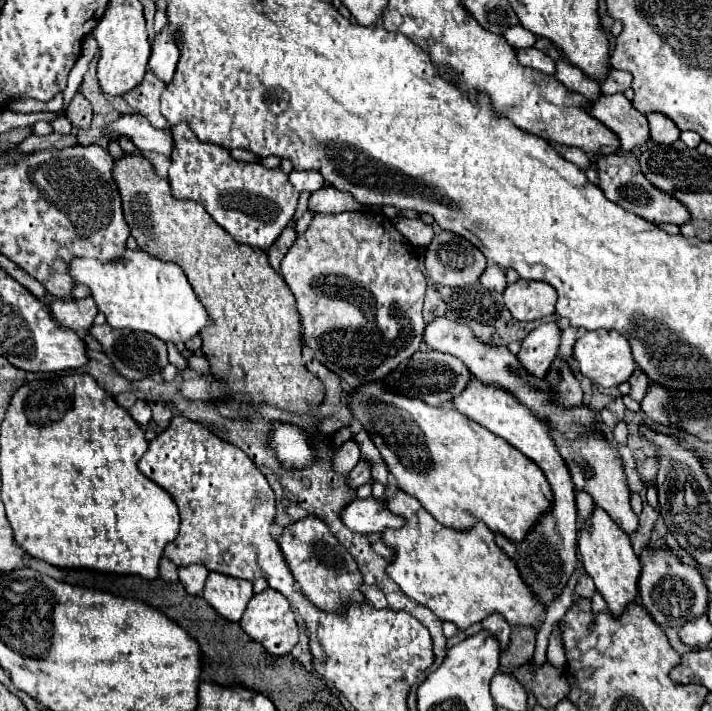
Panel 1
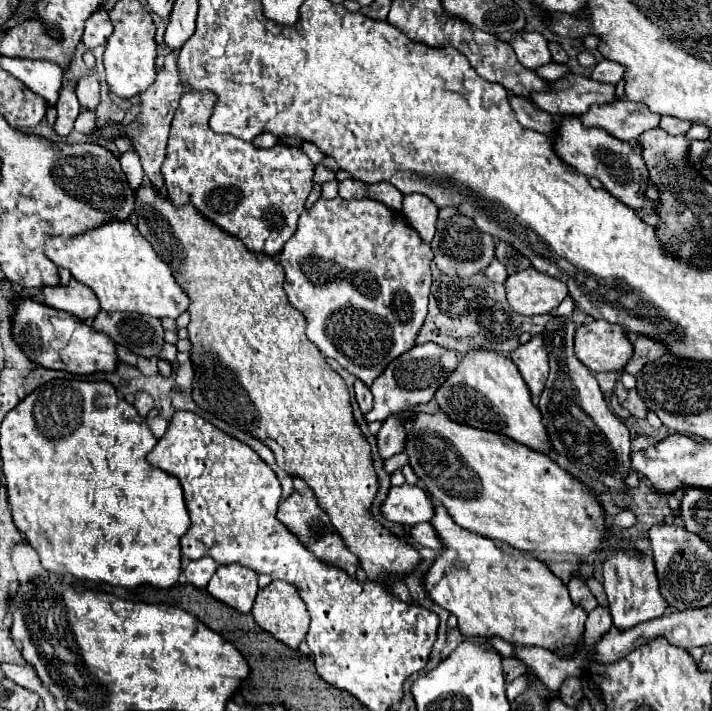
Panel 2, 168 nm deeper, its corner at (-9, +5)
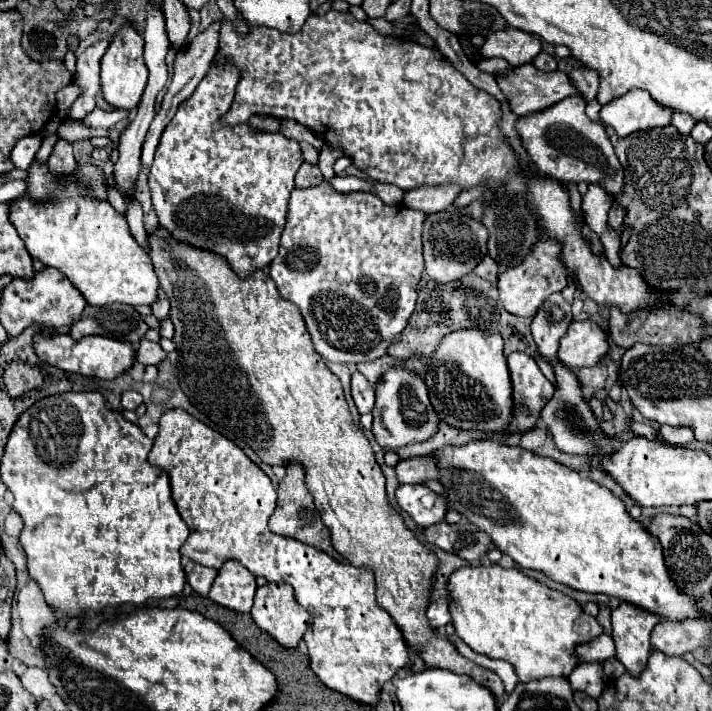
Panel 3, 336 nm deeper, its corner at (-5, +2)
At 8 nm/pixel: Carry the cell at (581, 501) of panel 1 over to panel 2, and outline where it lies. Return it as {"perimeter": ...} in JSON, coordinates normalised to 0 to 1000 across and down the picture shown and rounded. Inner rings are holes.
{"perimeter":[[[806,812],[801,820],[798,820],[798,831],[801,831],[801,840],[809,851],[815,851],[820,859],[831,859],[840,854],[834,837],[829,834],[829,828],[823,826],[820,817],[815,817],[815,812]]]}

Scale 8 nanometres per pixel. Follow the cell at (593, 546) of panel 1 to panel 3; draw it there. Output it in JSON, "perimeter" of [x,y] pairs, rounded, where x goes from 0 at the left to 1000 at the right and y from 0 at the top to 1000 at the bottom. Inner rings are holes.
{"perimeter":[[[868,847],[868,852],[860,855],[860,897],[865,906],[865,925],[879,937],[885,948],[899,948],[899,942],[904,942],[910,920],[916,917],[913,889],[927,872],[930,866],[921,866],[904,855],[888,852],[885,847]]]}

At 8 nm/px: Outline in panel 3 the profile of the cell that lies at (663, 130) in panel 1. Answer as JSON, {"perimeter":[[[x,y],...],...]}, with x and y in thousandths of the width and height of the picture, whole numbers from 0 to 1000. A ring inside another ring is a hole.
{"perimeter":[[[944,160],[944,177],[955,186],[955,188],[969,188],[972,177],[978,172],[972,172],[972,166],[966,166],[966,160]]]}

